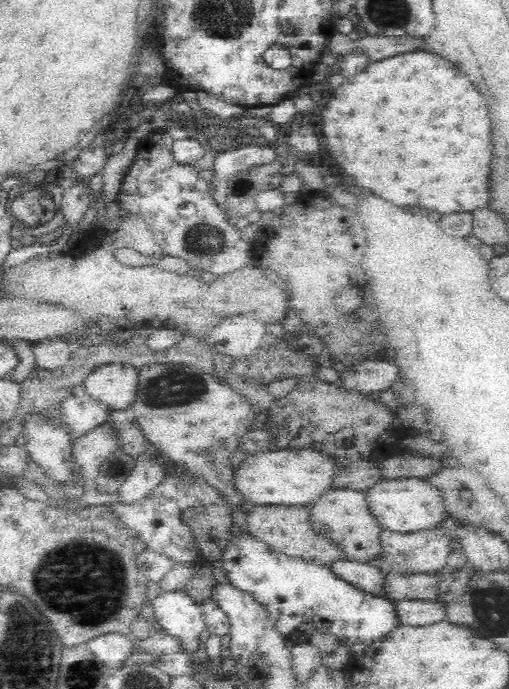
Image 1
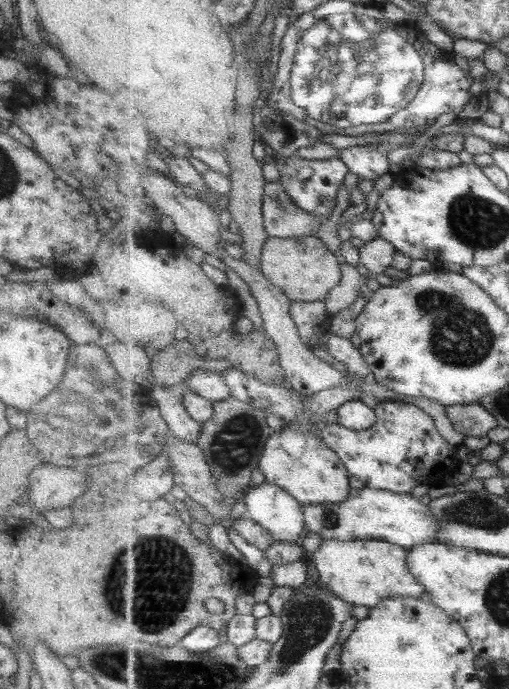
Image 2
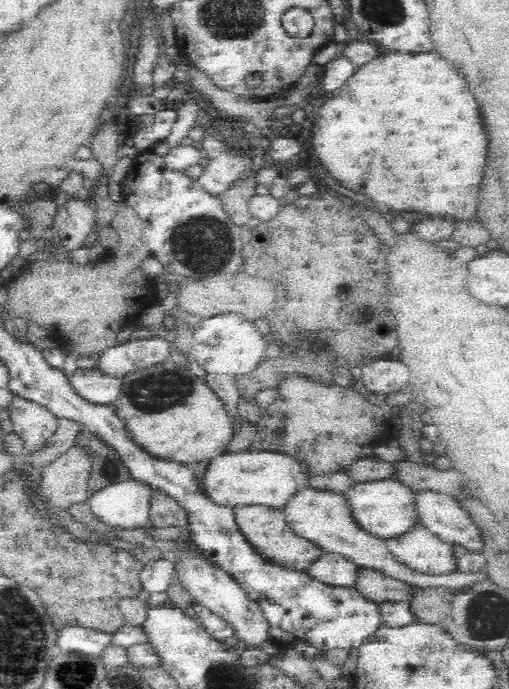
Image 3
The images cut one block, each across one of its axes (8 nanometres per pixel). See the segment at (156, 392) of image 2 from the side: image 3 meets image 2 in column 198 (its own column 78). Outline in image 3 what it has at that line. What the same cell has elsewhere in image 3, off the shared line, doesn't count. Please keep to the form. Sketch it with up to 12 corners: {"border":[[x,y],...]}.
{"border":[[57,417],[57,432],[40,453],[25,453],[25,464],[43,469],[73,448],[85,426]]}

